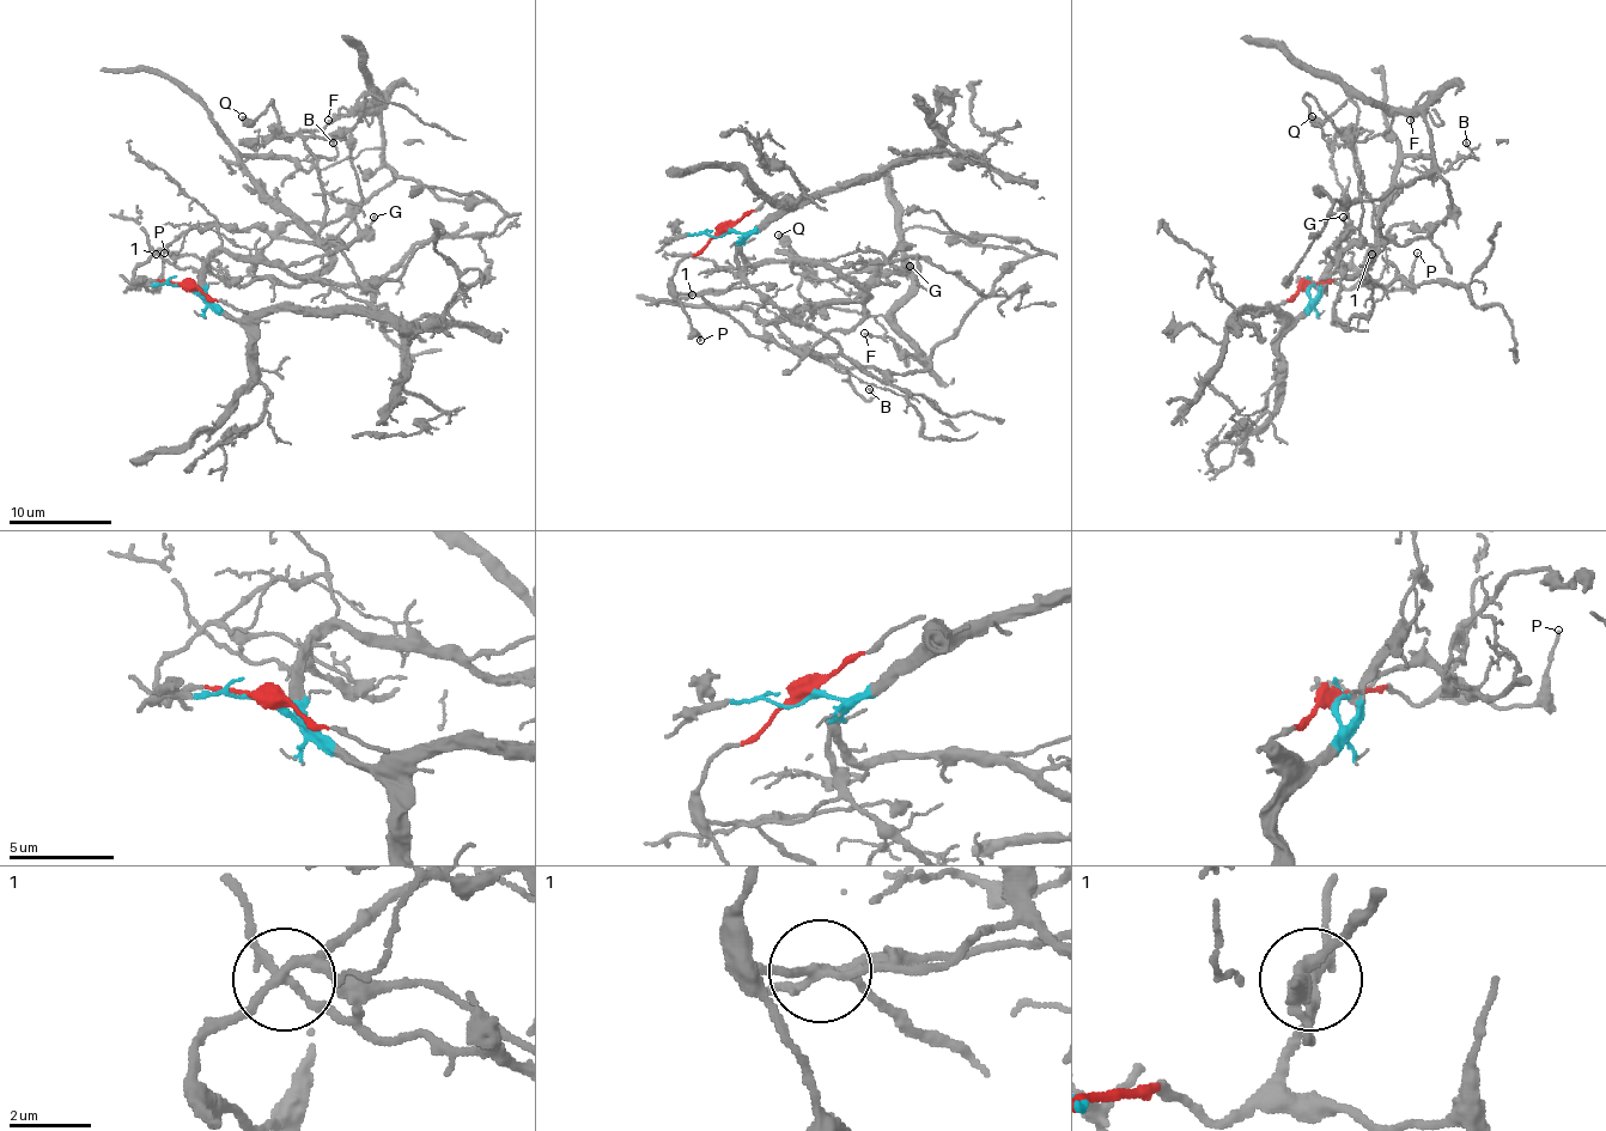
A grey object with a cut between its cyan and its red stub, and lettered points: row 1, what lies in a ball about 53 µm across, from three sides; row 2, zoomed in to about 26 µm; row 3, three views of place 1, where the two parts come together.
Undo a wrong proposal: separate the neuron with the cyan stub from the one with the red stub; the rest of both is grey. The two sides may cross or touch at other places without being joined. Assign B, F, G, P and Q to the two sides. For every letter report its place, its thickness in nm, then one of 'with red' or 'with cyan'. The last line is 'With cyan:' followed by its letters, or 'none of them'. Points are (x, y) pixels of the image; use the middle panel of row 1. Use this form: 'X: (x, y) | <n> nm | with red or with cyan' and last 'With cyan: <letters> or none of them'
B: (869, 389) | 120 nm | with cyan
F: (864, 333) | 170 nm | with red
G: (910, 266) | 170 nm | with cyan
P: (700, 340) | 120 nm | with red
Q: (778, 235) | 480 nm | with red
With cyan: B, G

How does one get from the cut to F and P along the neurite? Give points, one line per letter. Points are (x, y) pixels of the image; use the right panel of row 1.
F: (1309, 285), (1345, 287), (1397, 224), (1446, 224), (1448, 186), (1430, 128), (1399, 110), (1410, 121)
P: (1309, 285), (1332, 280), (1345, 287), (1404, 287), (1417, 251)

